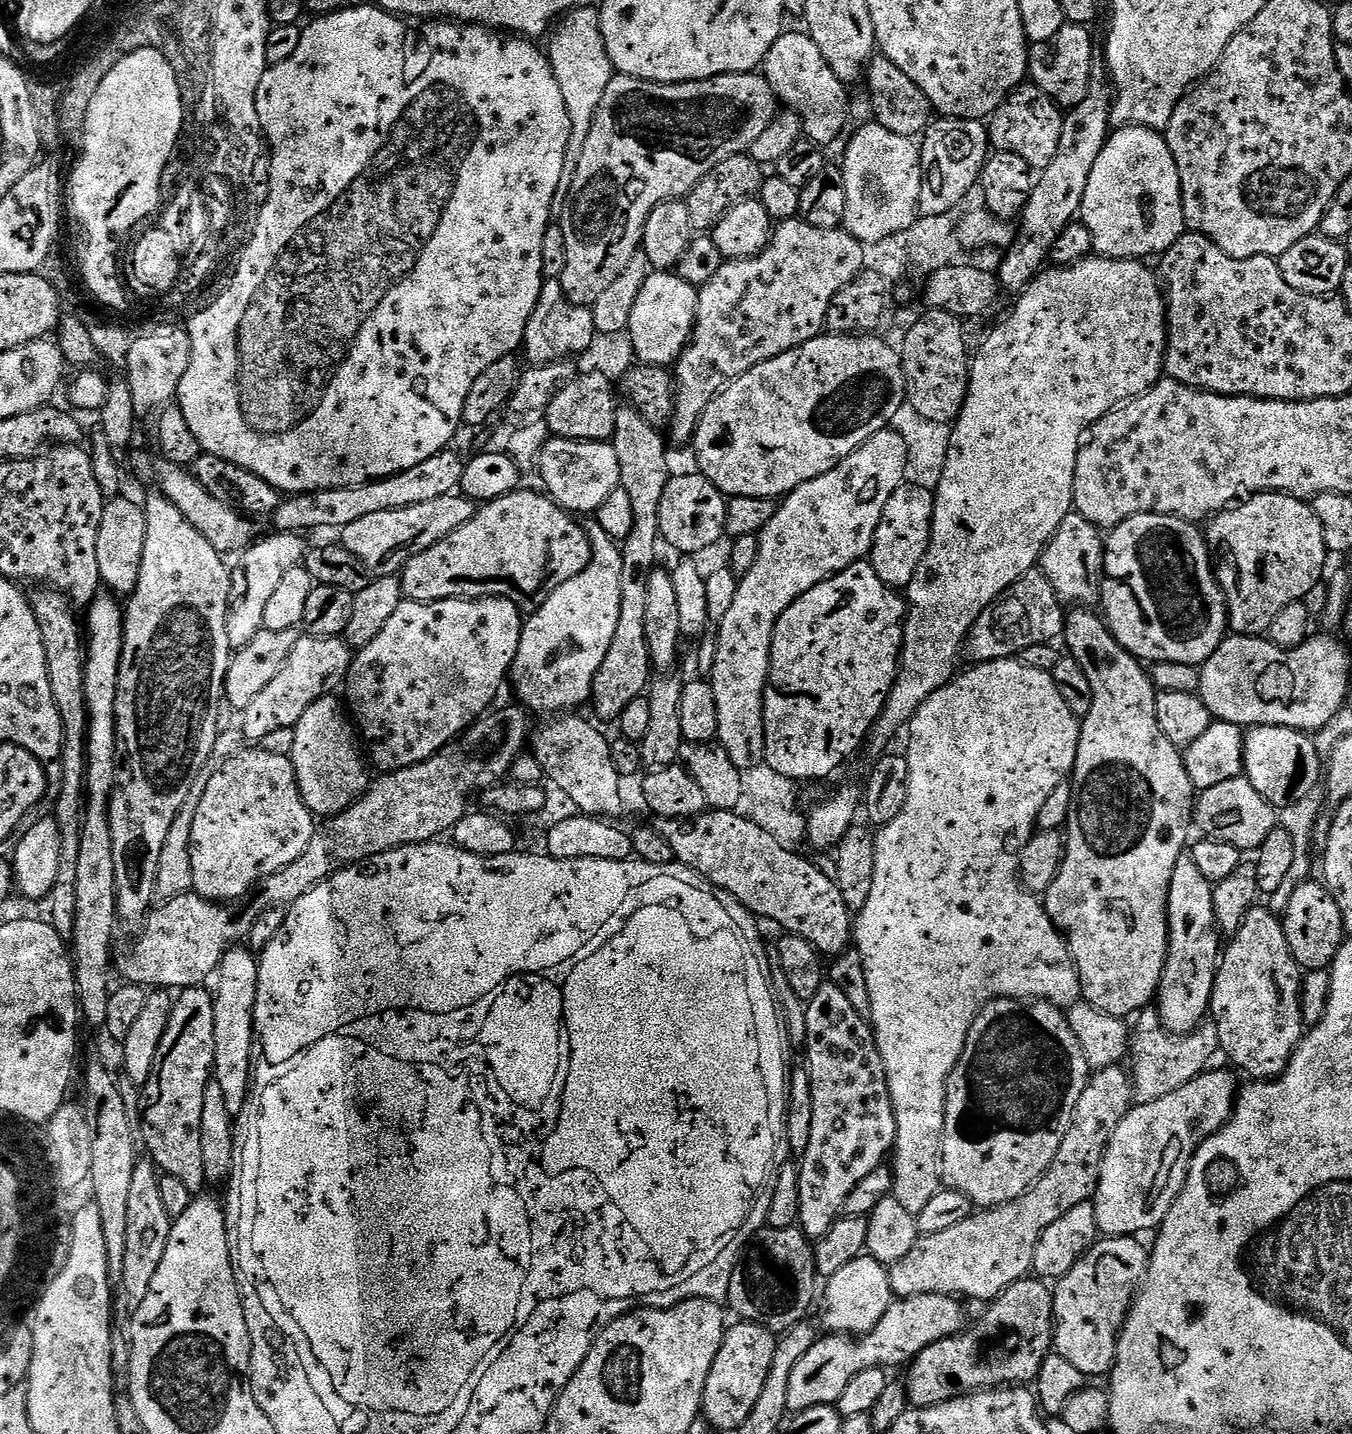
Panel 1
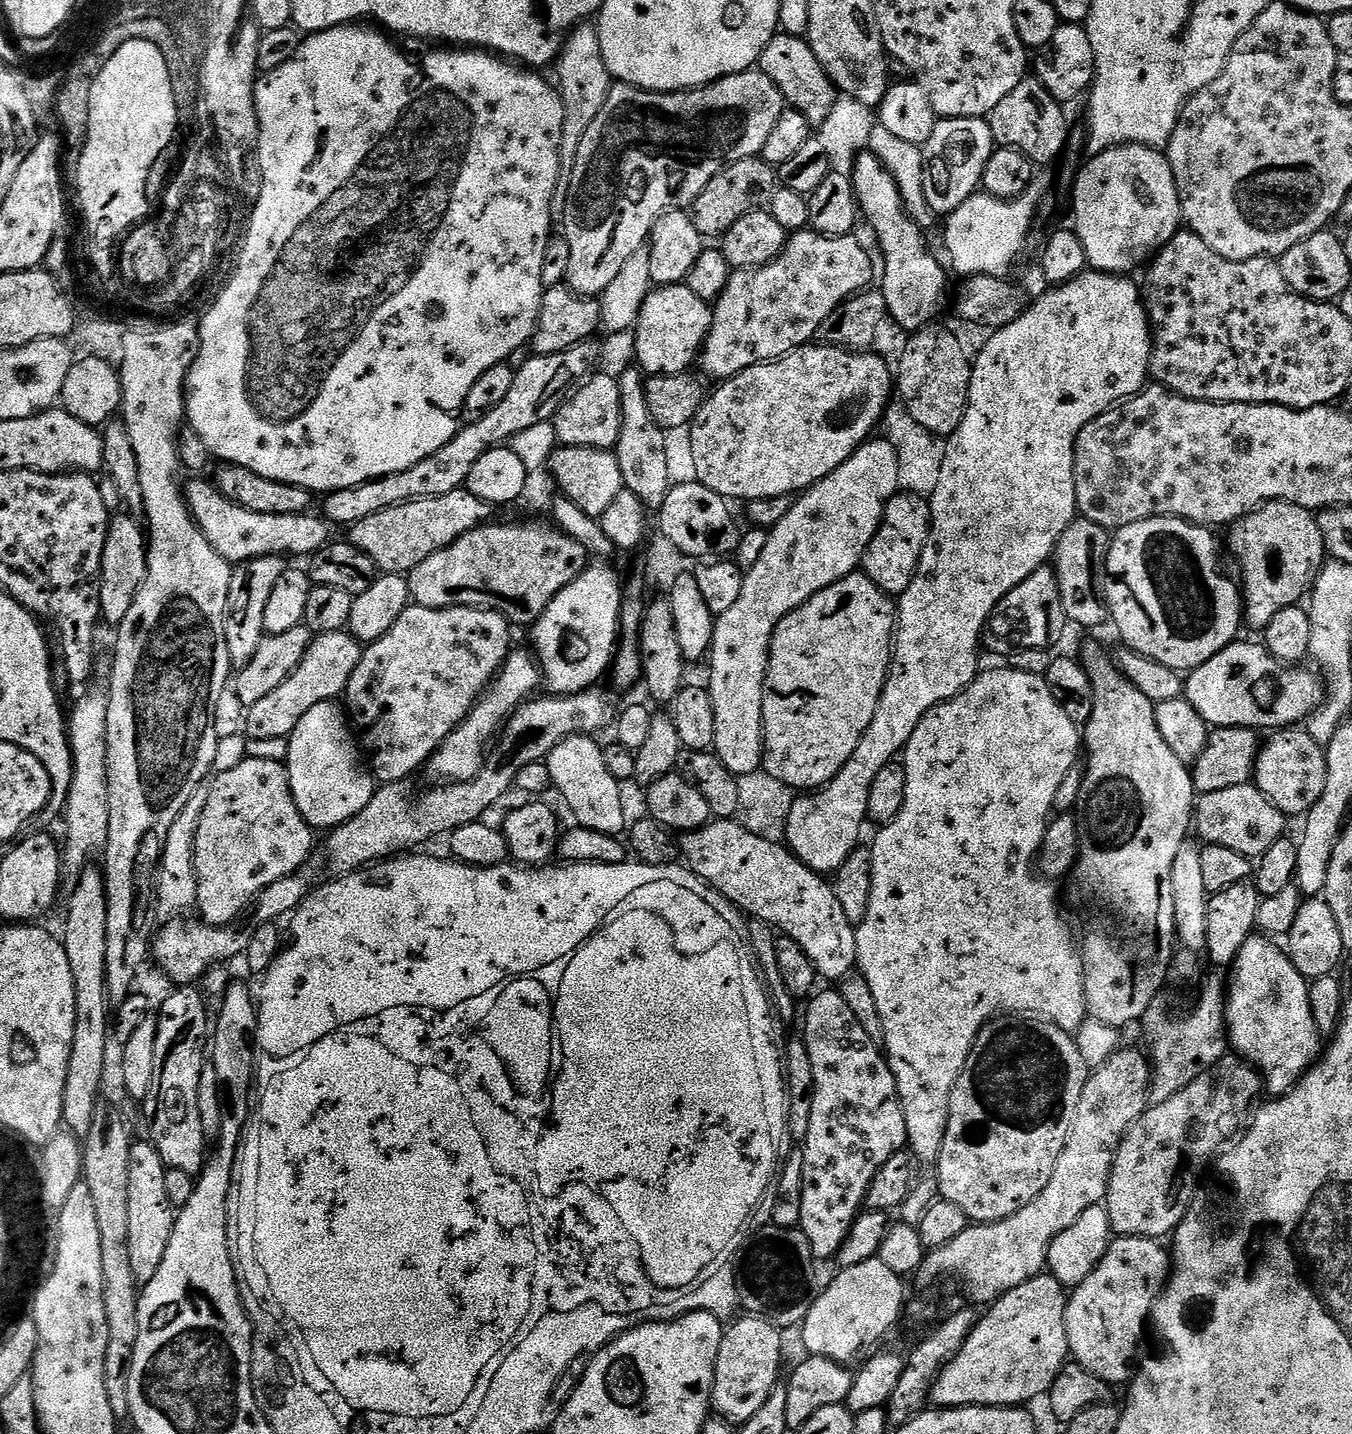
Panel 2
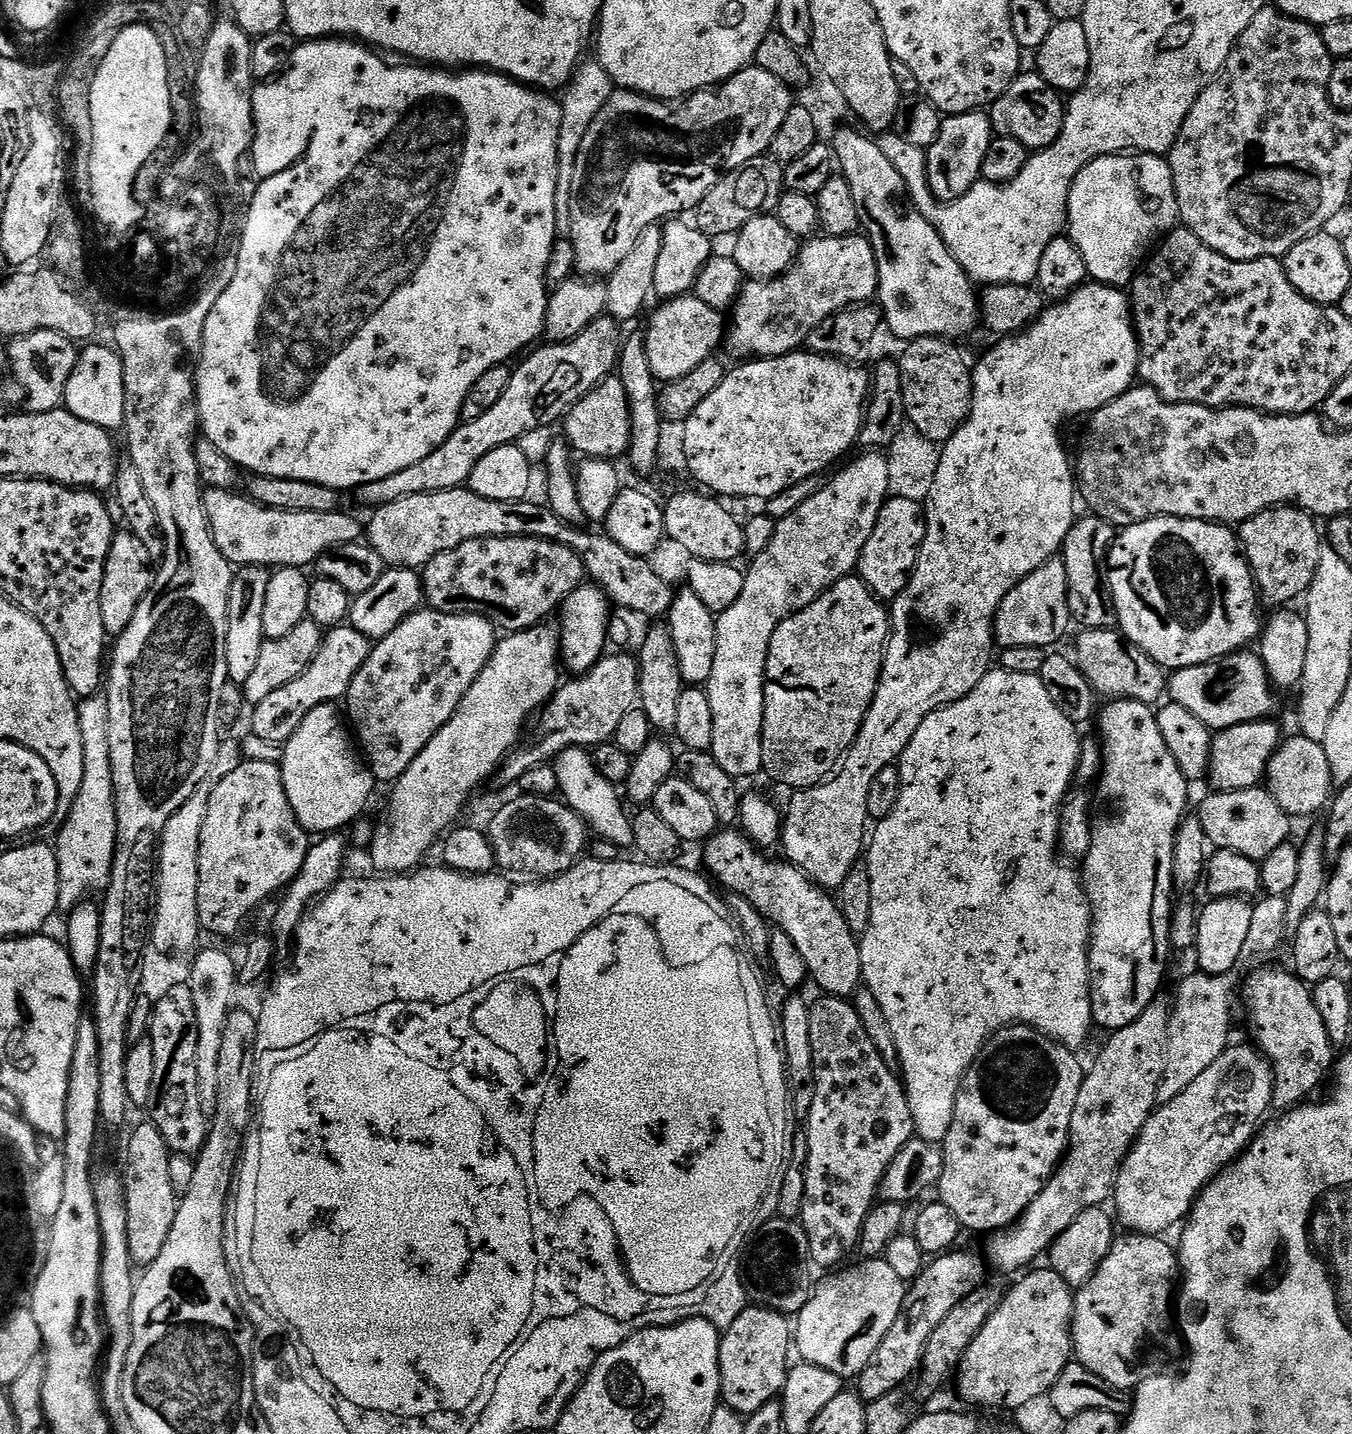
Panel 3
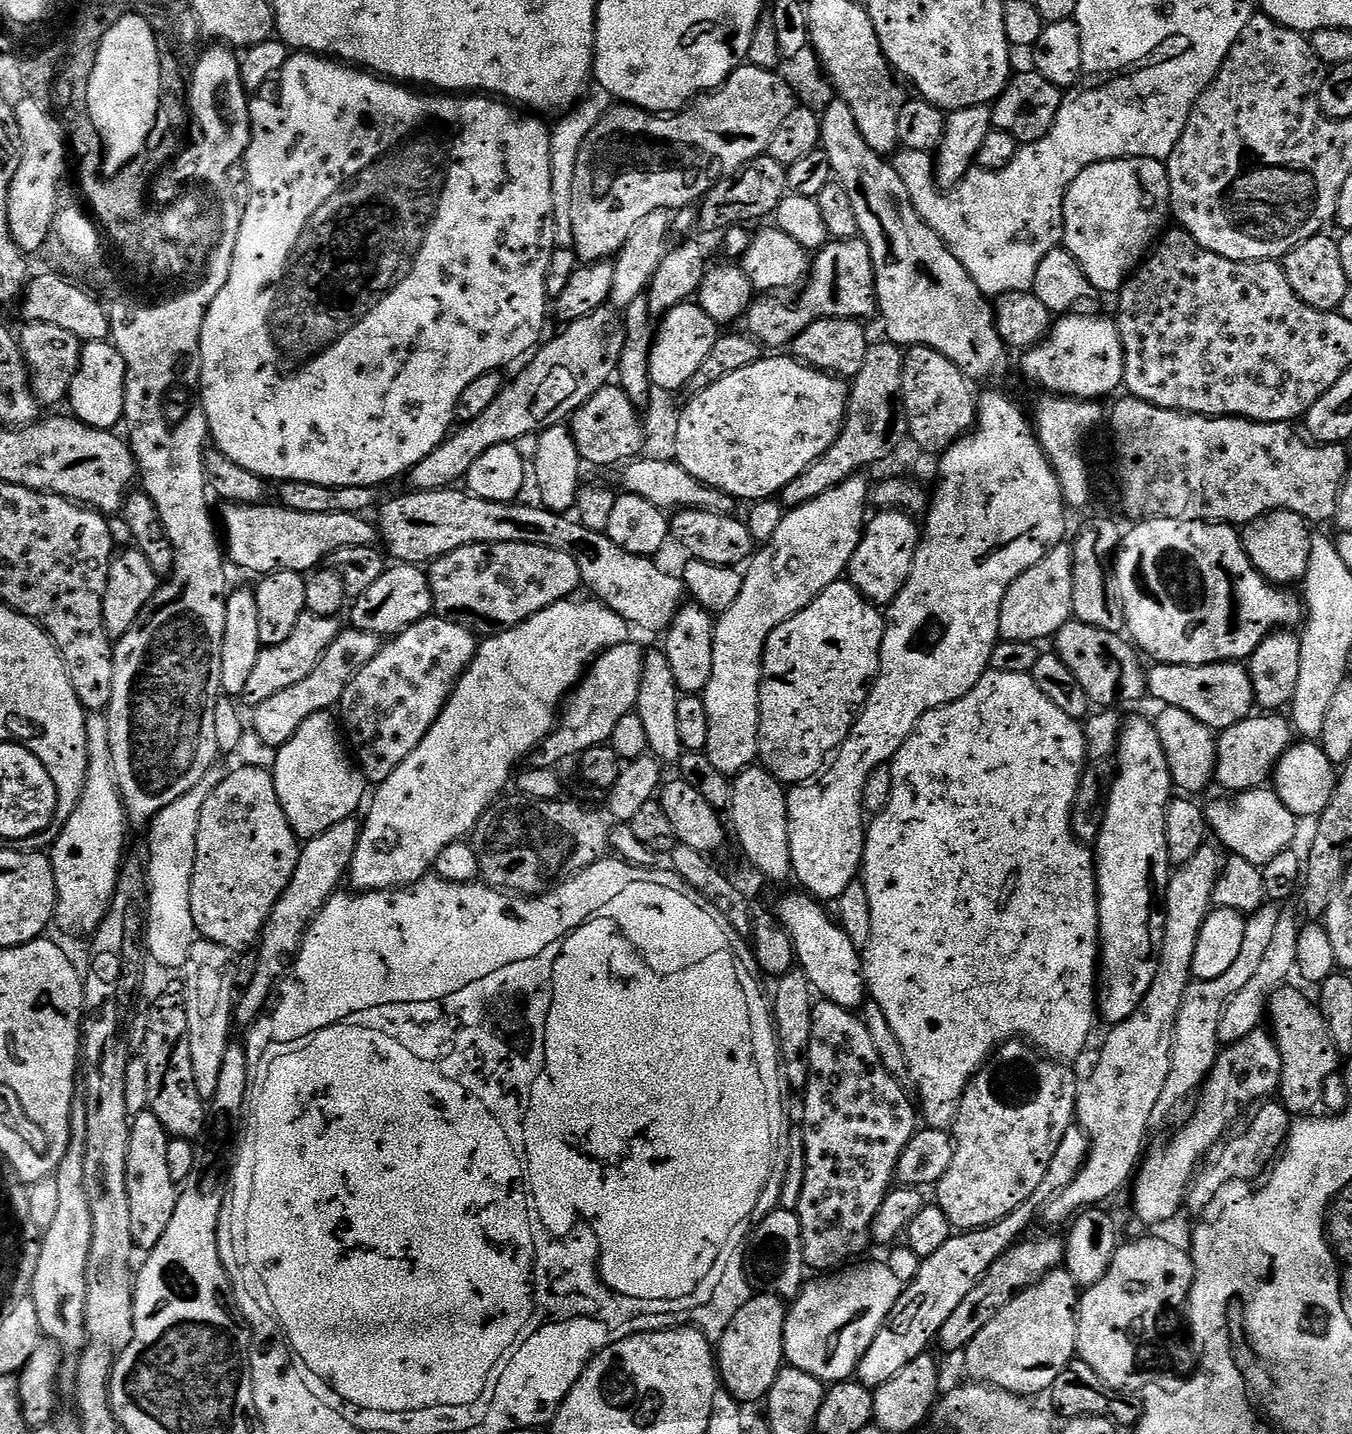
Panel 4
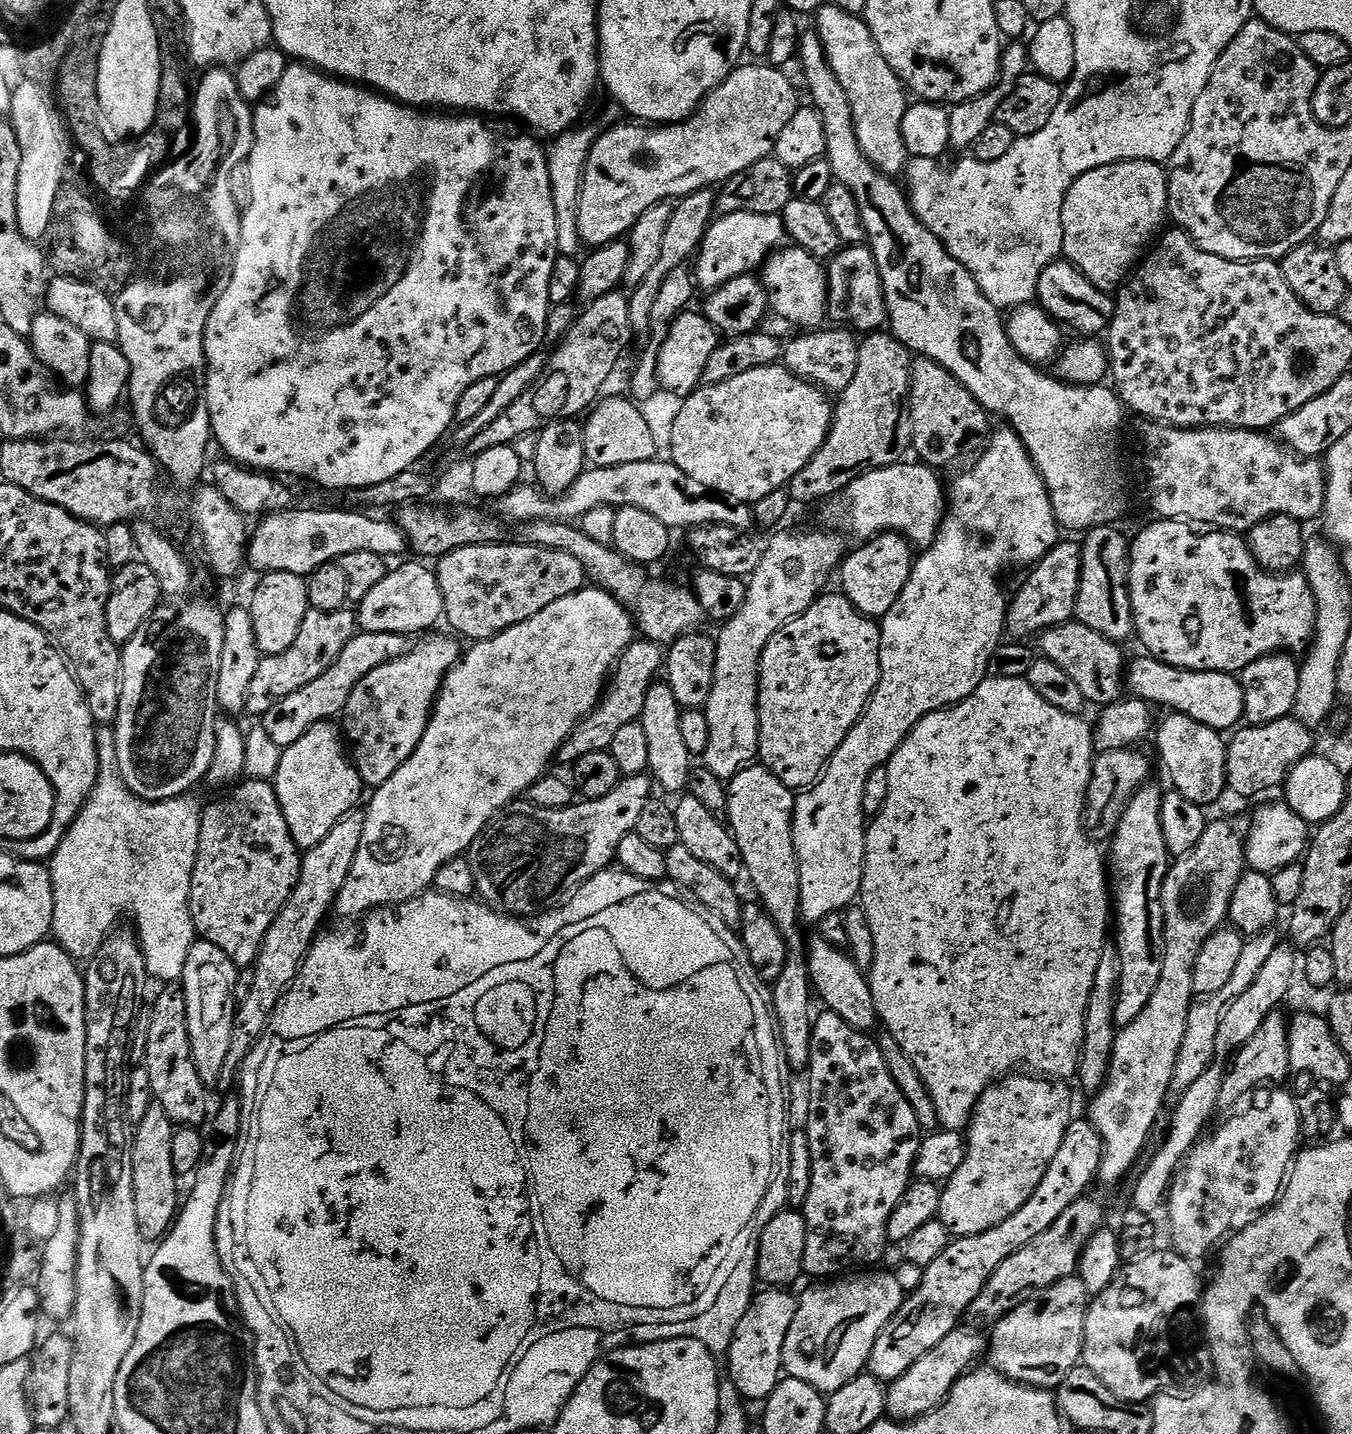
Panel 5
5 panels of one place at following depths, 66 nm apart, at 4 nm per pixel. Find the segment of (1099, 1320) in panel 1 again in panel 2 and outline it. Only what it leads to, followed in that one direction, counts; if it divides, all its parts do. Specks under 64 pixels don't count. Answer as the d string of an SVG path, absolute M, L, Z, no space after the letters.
M1116 1236L1102 1262L1071 1289L1064 1310L1064 1326L1071 1359L1110 1386L1127 1385L1134 1375L1132 1358L1156 1299L1170 1275L1170 1252L1151 1236Z

